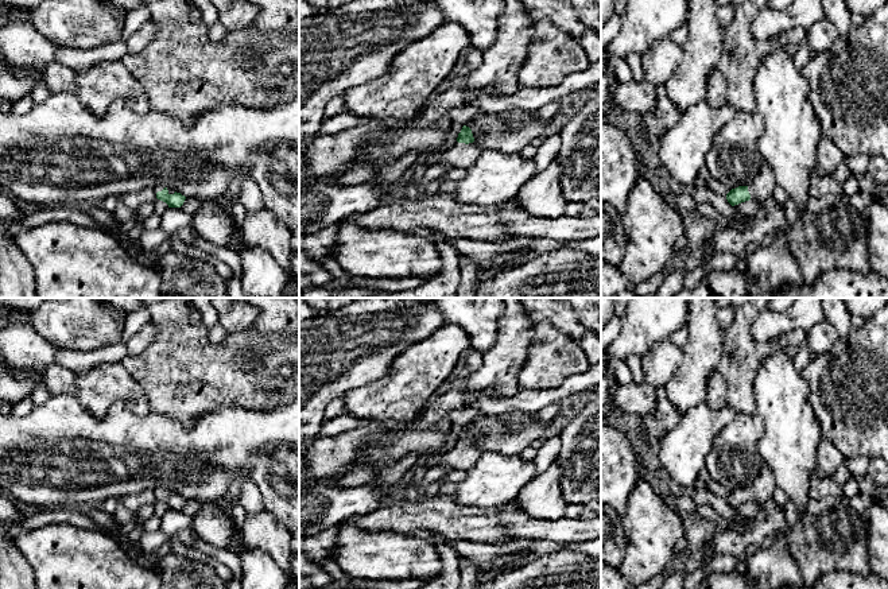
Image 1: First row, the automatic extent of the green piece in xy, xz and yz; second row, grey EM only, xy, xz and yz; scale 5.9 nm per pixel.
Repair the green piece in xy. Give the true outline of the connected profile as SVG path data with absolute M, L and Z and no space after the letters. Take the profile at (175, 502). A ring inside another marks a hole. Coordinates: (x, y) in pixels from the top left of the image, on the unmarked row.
M166 488L154 489L156 500L166 504L168 509L181 509L186 501L185 497Z

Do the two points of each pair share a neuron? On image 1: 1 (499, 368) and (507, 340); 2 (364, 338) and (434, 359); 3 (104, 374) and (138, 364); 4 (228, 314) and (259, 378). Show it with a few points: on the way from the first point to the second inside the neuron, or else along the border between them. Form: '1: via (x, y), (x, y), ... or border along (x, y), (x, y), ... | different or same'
1: via (503, 361), (507, 356), (507, 347) | same
2: border along (433, 334), (408, 345), (384, 374) | different
3: border along (120, 363), (144, 394) | different
4: border along (243, 330), (228, 334) | different

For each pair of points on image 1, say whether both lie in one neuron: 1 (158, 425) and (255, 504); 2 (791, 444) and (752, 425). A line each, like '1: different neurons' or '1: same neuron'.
1: different neurons
2: different neurons

